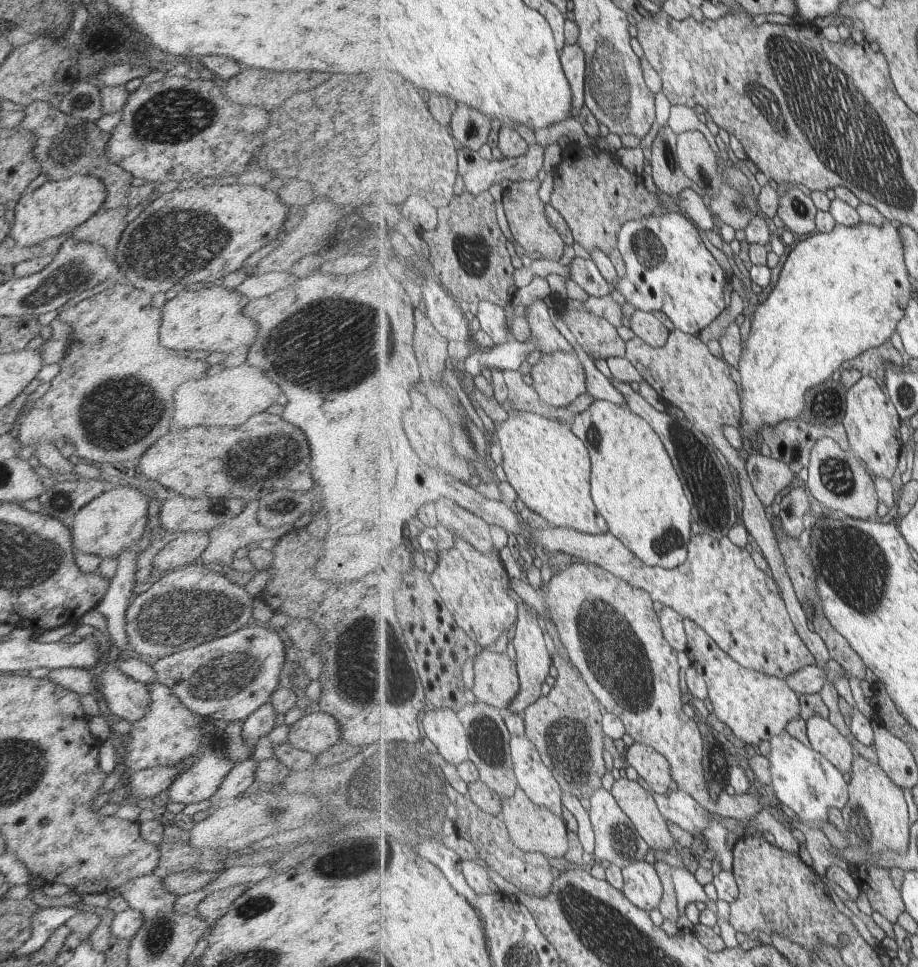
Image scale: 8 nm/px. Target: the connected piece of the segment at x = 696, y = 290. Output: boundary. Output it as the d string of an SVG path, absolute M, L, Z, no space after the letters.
M663 209L641 220L631 220L619 230L617 249L625 264L625 276L612 288L636 309L661 311L676 329L699 335L727 308L727 274L707 248L699 228L687 216Z

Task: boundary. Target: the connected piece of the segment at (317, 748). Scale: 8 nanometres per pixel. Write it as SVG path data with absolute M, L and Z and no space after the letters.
M322 711L311 712L291 726L287 738L292 748L307 750L317 756L340 740L340 728L333 716Z

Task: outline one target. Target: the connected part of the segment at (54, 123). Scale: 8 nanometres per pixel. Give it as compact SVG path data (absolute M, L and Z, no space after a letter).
M34 101L25 108L25 126L21 126L21 129L31 134L53 134L53 138L33 138L33 160L39 164L40 173L47 175L47 181L65 179L76 174L91 174L101 179L107 193L99 209L108 210L126 205L131 210L146 201L158 183L145 182L142 186L131 186L131 174L105 156L111 132L119 123L120 116L119 111L102 115L96 121L83 122L49 107L46 102Z

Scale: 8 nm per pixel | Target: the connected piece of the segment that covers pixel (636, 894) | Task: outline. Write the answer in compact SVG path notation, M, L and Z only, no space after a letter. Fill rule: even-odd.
M650 859L634 862L622 870L625 880L624 894L642 910L659 908L664 898L664 884Z

